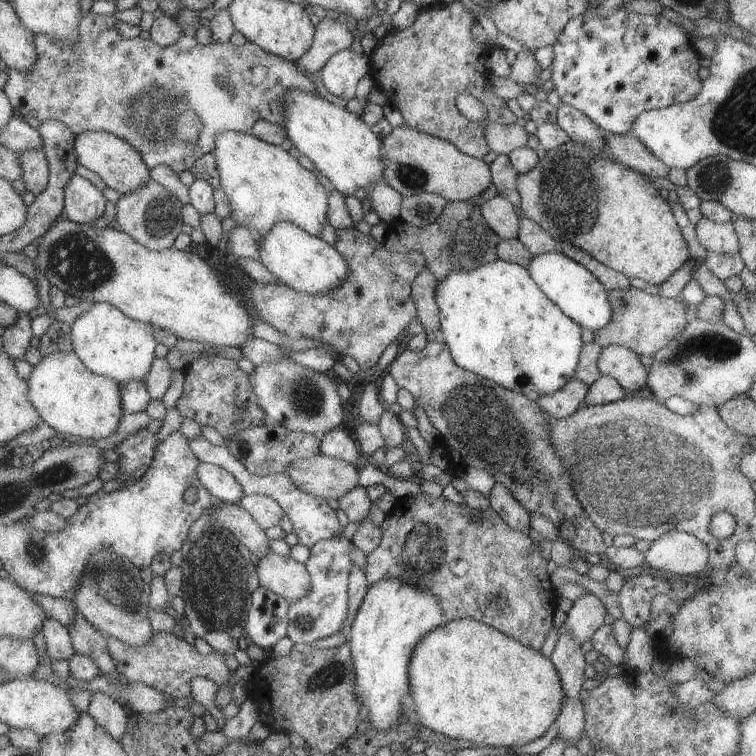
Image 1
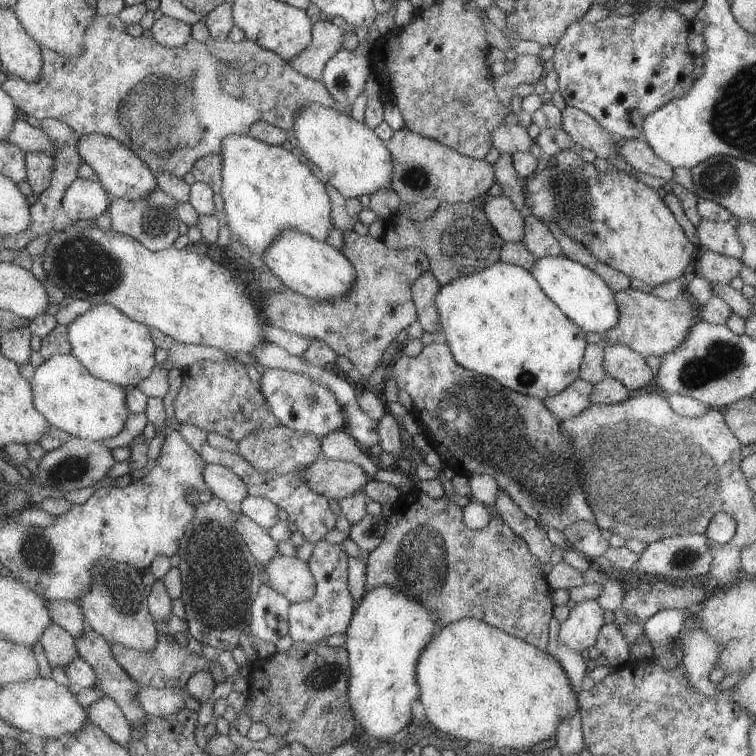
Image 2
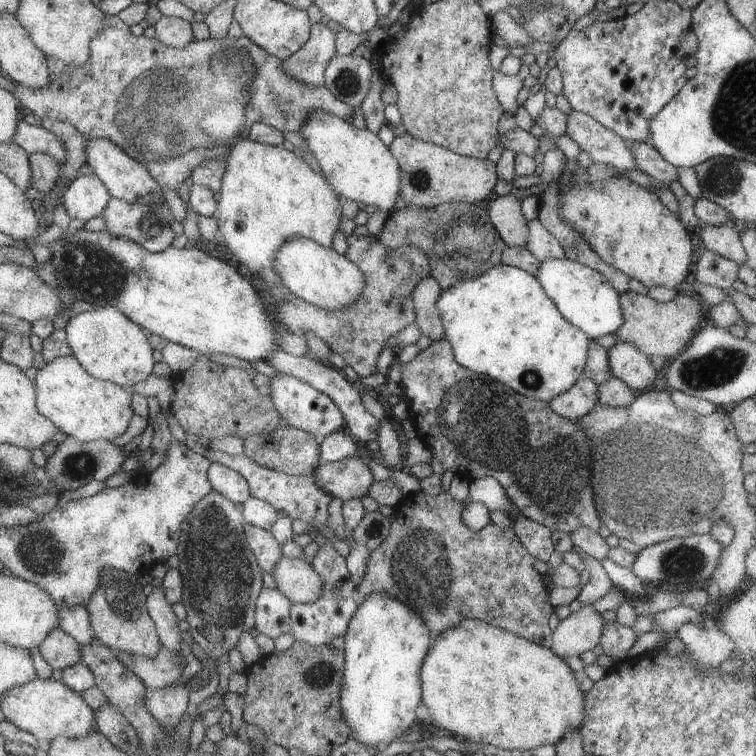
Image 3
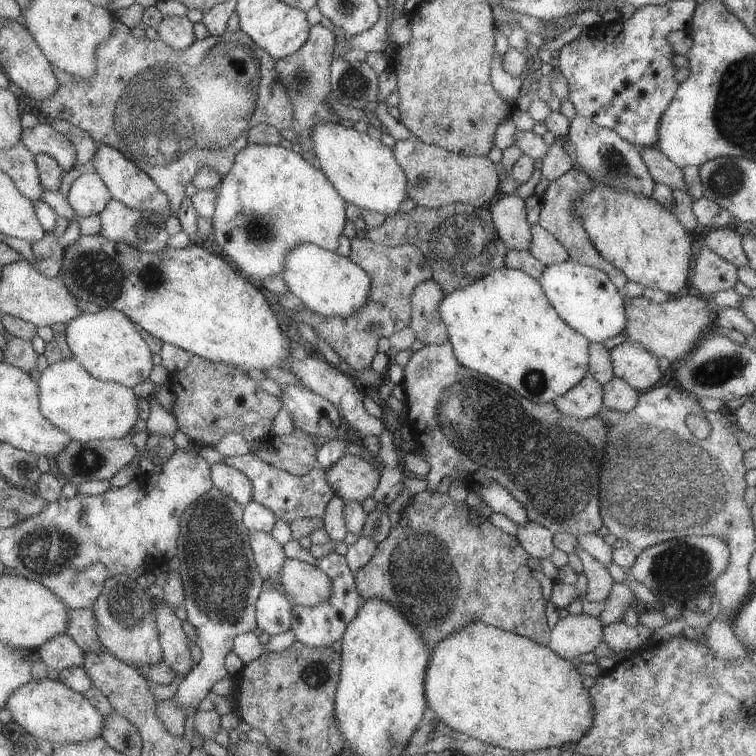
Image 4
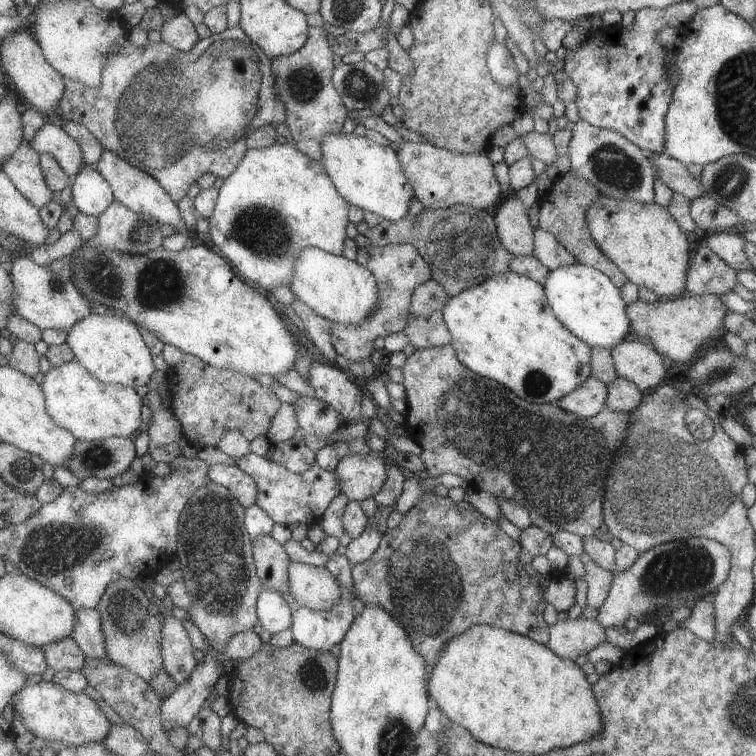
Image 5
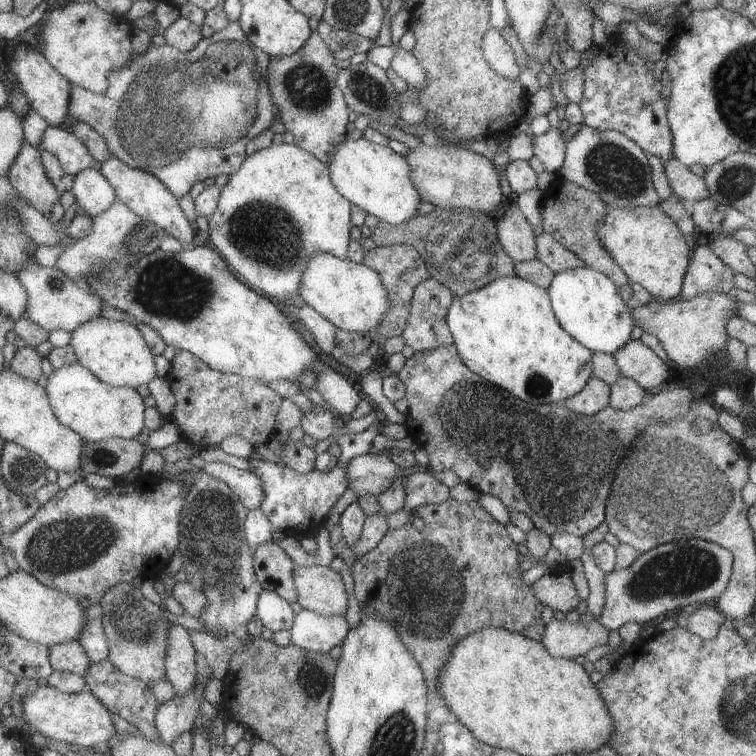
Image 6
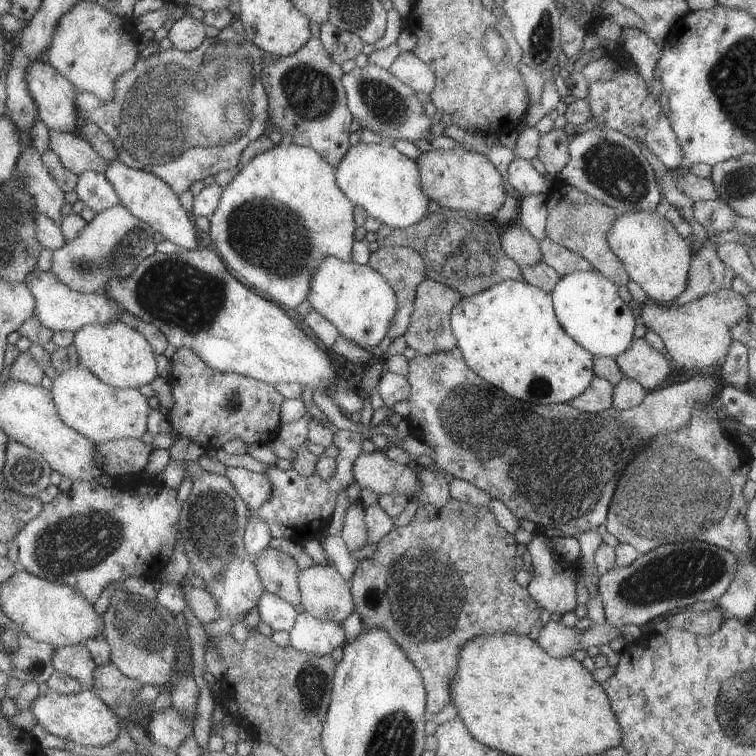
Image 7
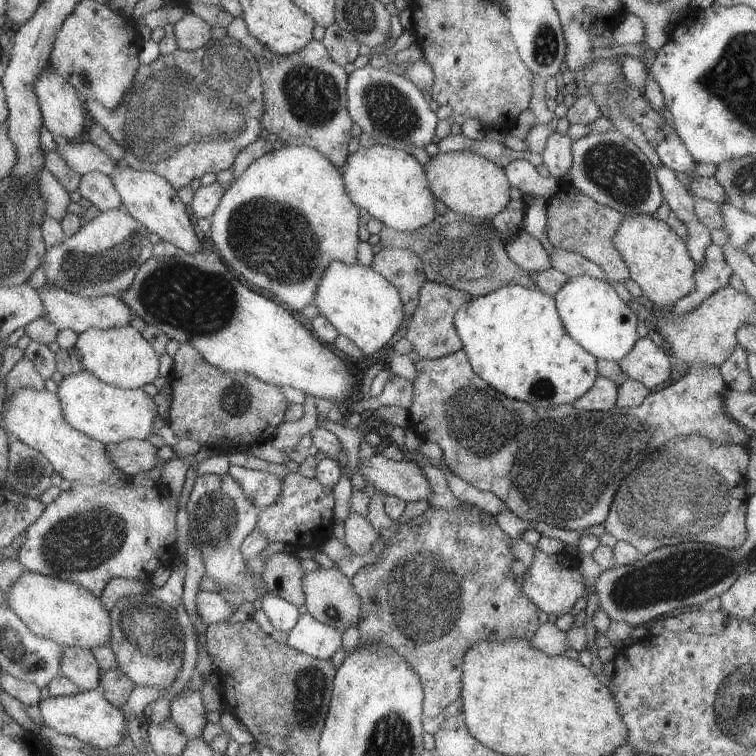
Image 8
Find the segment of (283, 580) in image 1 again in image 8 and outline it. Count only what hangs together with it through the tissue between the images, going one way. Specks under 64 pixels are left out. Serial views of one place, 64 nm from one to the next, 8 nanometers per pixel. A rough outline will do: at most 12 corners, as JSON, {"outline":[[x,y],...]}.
{"outline":[[335,567],[303,572],[303,606],[341,633],[359,596]]}

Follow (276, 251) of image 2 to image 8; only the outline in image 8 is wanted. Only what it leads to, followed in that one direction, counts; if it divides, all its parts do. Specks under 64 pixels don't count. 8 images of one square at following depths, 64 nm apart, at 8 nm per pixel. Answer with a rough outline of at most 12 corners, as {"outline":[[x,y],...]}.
{"outline":[[333,260],[312,305],[365,357],[403,322],[397,289]]}

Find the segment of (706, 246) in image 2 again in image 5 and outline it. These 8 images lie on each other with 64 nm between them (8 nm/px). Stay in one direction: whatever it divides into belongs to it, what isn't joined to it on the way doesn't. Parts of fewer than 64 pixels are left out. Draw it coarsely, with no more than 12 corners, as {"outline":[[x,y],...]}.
{"outline":[[740,231],[713,232],[703,244],[735,271],[752,270]]}

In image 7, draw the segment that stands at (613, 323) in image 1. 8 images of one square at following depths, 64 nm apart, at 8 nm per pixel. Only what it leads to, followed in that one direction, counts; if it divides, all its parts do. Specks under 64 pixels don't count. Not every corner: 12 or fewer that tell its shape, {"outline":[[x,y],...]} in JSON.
{"outline":[[731,288],[683,306],[645,302],[636,320],[677,367],[719,368],[747,319]]}

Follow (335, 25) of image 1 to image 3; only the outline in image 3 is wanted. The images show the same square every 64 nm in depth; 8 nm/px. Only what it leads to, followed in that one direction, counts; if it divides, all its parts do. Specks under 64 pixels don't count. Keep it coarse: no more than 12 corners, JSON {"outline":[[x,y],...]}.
{"outline":[[310,24],[307,42],[281,61],[285,74],[324,86],[335,27]]}

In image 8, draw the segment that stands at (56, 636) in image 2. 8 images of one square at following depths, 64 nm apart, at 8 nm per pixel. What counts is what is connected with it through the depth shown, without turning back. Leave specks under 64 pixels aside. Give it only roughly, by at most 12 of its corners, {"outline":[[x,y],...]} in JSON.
{"outline":[[62,647],[59,670],[80,691],[99,687],[89,649]]}

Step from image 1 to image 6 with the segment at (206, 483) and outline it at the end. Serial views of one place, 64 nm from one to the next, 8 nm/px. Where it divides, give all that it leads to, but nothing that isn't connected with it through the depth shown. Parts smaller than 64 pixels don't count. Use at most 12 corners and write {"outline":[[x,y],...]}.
{"outline":[[218,461],[207,476],[225,482],[245,508],[261,504],[255,474]]}

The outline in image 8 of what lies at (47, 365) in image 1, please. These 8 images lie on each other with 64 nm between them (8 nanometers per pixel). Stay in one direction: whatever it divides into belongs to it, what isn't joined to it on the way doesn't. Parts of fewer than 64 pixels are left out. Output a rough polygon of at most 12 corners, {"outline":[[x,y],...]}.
{"outline":[[83,368],[55,396],[63,420],[101,442],[143,441],[157,406]]}

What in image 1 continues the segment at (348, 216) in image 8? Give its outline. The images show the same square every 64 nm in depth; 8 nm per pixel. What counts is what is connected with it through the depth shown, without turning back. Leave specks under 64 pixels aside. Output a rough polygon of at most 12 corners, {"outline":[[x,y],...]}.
{"outline":[[221,131],[230,217],[256,244],[281,220],[321,236],[327,192],[280,145]]}

